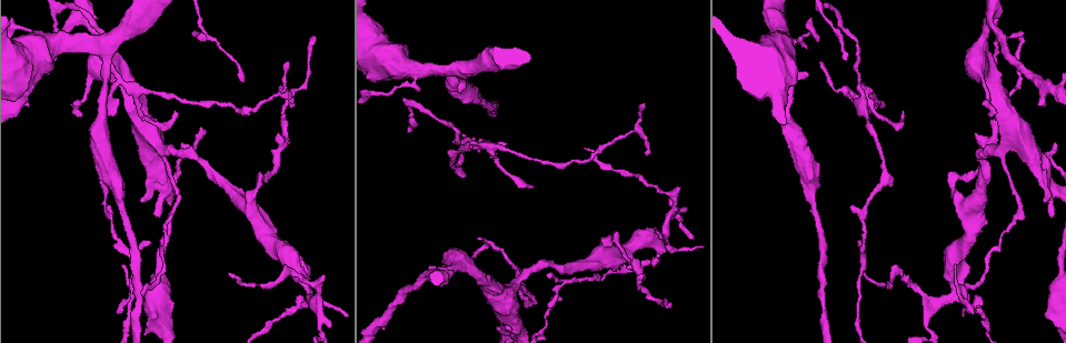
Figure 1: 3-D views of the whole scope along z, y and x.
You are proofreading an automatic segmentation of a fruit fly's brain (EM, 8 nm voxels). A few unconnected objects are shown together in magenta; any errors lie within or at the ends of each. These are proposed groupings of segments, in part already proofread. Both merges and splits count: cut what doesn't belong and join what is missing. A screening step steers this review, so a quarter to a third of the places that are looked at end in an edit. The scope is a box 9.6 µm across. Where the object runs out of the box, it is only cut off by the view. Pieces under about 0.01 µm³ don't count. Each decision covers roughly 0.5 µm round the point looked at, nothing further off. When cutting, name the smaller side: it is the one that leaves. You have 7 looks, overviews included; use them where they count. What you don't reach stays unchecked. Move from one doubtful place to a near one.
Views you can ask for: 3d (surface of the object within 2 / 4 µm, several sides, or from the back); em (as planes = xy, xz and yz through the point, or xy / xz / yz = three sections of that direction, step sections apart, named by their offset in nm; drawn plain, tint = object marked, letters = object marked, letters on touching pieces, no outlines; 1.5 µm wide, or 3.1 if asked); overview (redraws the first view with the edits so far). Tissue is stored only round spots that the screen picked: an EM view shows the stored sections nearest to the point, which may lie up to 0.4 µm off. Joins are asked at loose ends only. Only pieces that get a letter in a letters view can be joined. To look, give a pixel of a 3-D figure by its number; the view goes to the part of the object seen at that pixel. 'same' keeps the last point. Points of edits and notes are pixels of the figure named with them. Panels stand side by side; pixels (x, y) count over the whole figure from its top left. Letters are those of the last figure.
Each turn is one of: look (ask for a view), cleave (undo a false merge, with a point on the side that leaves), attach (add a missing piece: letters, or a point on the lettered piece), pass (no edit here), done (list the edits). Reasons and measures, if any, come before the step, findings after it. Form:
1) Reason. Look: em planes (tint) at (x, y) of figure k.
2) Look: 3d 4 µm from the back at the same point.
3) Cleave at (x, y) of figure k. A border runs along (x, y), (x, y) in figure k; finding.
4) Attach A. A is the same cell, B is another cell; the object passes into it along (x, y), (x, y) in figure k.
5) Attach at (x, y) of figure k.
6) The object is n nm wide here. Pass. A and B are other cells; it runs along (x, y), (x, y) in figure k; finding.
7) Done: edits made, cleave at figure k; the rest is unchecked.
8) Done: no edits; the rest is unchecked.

Narrows sharply. Look: 3d 4 µm at (414, 71) of figure 1.

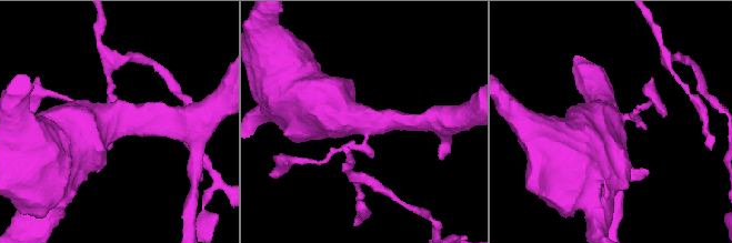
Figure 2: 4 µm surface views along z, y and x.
Look: em yz step 4 (plain) at (365, 122) of figure 2.

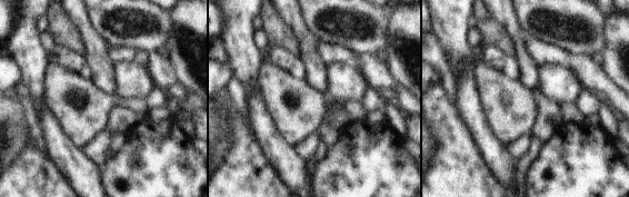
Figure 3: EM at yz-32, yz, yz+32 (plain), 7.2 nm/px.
See the neighbours. Look: em yz step 4 (letters) at the same point.

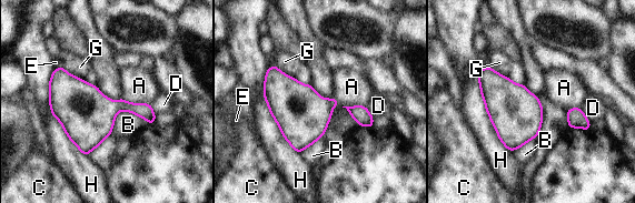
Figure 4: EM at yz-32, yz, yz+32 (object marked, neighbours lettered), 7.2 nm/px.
The longest contact is with H, 600 nm. Pass. A, B, C, D, E, G and H are other cells; a border runs along (477, 78), (497, 138), (513, 151) in figure 4; one neuron here.

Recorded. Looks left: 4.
Tapers out. Look: em xy step 4 (letters) at (820, 62) of figure 1.

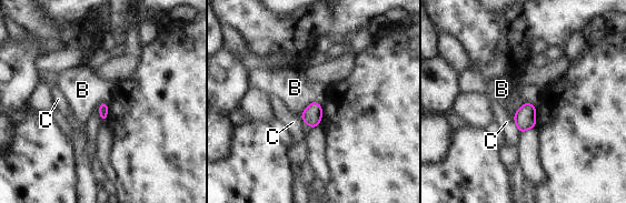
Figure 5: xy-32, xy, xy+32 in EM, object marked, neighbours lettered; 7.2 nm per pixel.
Look: em xz step 8 (letters) at the same point.

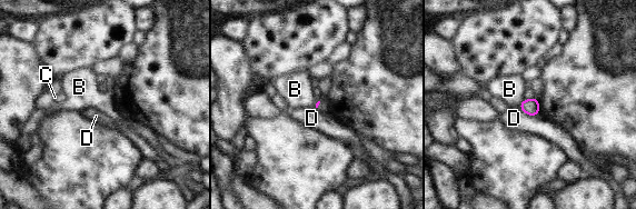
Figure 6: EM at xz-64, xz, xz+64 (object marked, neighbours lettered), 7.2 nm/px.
Pass. B, C and D are other cells; a border runs along (524, 99), (518, 106) in figure 6; no lettered piece goes on from it.

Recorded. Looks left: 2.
Done: no edits; the rest is unchecked.

